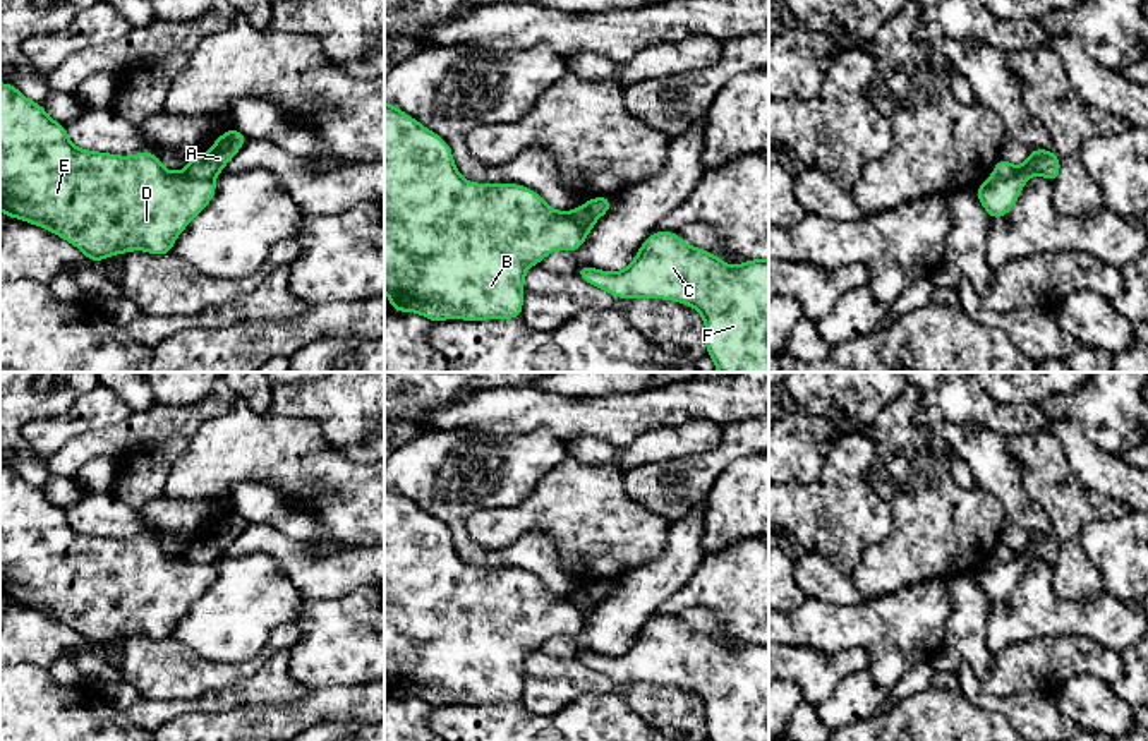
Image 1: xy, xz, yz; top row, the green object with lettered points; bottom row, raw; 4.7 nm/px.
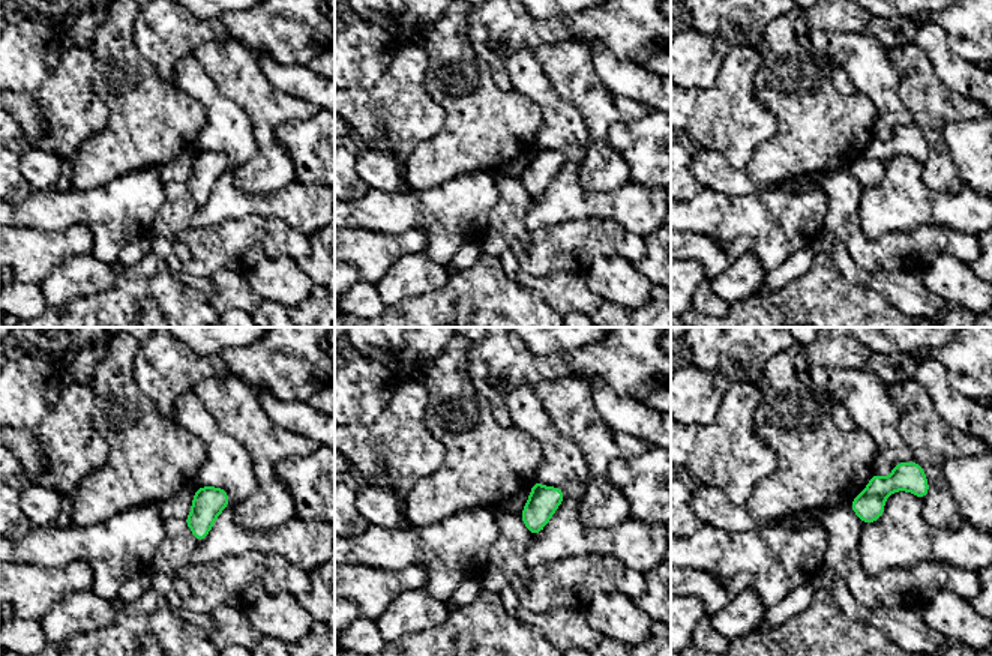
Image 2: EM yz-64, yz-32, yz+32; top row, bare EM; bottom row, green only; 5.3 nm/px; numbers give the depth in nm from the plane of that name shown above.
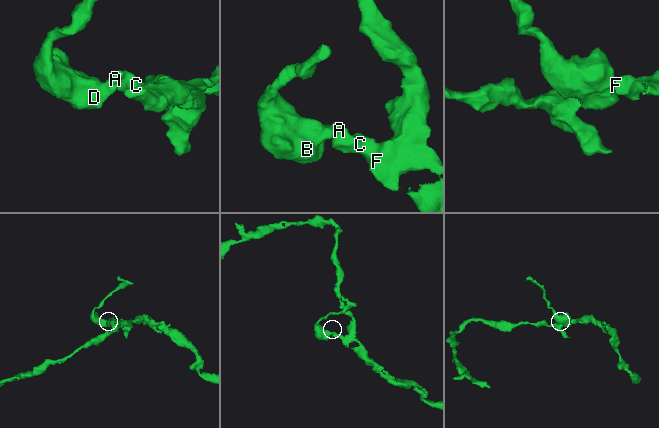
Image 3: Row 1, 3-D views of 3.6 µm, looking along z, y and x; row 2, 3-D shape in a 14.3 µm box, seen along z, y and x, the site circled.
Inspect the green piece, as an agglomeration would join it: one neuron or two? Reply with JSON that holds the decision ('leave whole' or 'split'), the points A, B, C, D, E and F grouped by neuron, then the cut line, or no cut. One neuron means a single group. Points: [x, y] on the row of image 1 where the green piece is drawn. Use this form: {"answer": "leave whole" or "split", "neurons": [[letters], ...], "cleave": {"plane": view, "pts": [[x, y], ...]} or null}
{"answer": "split", "neurons": [["A", "C", "F"], ["B", "D", "E"]], "cleave": {"plane": "yz", "pts": [[1030, 174], [1018, 172], [1004, 179], [990, 179]]}}

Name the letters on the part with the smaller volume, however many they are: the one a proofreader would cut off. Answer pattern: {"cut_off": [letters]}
{"cut_off": ["B", "D", "E"]}

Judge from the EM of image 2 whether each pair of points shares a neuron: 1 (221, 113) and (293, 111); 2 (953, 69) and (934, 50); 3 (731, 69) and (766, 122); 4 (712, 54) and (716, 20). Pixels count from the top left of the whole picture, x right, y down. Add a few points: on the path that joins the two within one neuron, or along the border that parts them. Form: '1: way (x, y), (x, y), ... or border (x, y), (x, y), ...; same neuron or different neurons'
1: border (218, 89), (245, 114), (257, 146); different neurons
2: way (949, 65), (938, 54); same neuron
3: way (734, 83), (734, 90), (752, 108); same neuron
4: border (692, 26), (704, 33), (719, 35), (731, 47); different neurons

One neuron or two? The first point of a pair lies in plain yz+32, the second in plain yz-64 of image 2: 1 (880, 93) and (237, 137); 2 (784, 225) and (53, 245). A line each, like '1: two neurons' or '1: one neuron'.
1: one neuron
2: two neurons

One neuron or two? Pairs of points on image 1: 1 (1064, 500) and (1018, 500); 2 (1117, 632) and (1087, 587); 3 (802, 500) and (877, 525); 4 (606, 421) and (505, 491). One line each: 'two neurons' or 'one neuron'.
1: two neurons
2: two neurons
3: one neuron
4: two neurons

